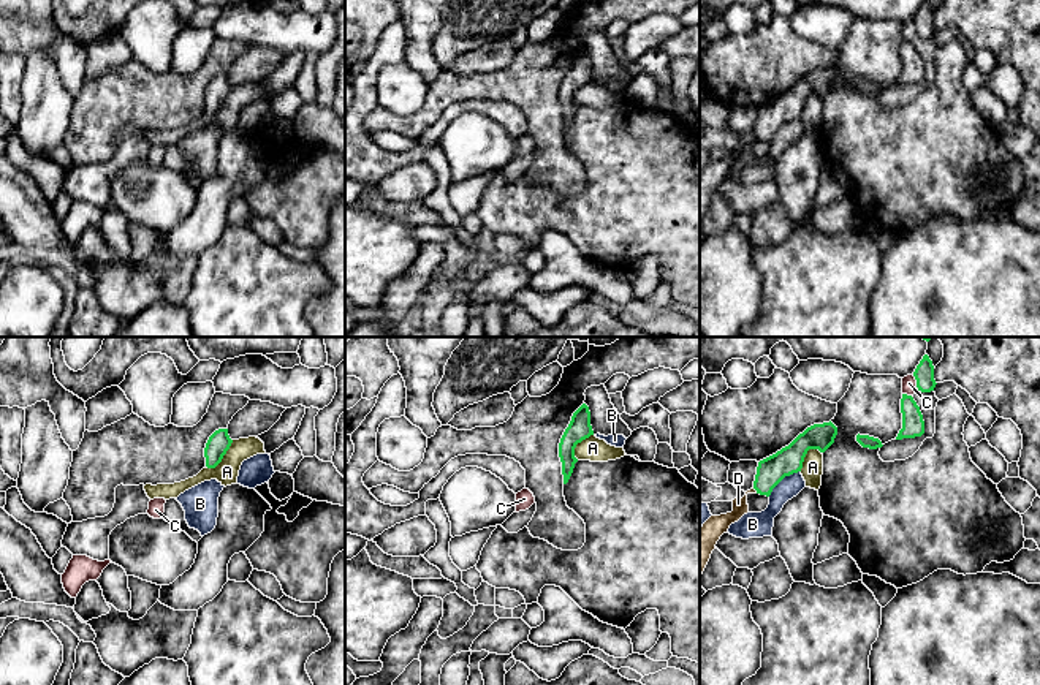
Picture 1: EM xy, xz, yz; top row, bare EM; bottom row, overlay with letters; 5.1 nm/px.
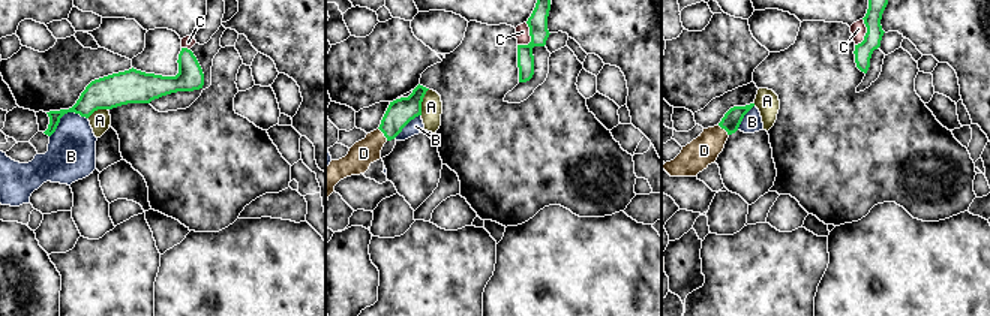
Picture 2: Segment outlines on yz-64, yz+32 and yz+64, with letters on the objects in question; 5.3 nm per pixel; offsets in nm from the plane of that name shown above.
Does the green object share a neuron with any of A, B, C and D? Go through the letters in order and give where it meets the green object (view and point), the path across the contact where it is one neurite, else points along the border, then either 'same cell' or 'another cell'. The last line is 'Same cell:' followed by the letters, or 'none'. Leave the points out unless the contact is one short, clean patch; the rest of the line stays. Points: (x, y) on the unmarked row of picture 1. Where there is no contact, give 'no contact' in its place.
A: contact xy (222, 103); border xy (233, 86), (223, 103), (208, 114); another cell
B: contact yz (782, 124); border yz (800, 116), (787, 121), (768, 141); another cell
C: contact yz (917, 29); border yz (912, 21), (918, 35); another cell
D: contact yz (755, 135); way yz (771, 116), (755, 135), (721, 170); same cell
Same cell: D

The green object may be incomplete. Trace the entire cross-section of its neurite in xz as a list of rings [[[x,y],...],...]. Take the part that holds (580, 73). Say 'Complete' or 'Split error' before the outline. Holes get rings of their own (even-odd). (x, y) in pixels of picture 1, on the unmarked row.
Complete. [[[583,49],[571,62],[571,66],[568,73],[565,74],[560,89],[559,89],[559,103],[562,108],[562,120],[564,120],[564,130],[568,128],[575,109],[578,104],[575,103],[575,93],[583,85],[594,81],[592,71],[590,71],[590,57],[586,49]]]

